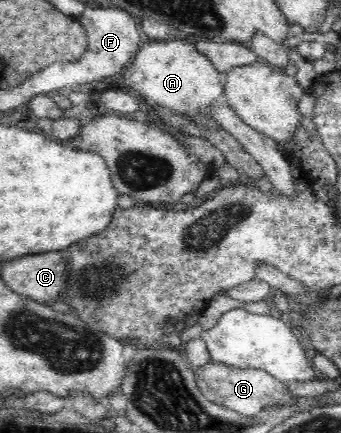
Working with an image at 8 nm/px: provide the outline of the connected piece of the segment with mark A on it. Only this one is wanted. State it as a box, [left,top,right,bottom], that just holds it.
[124,38,225,121]

